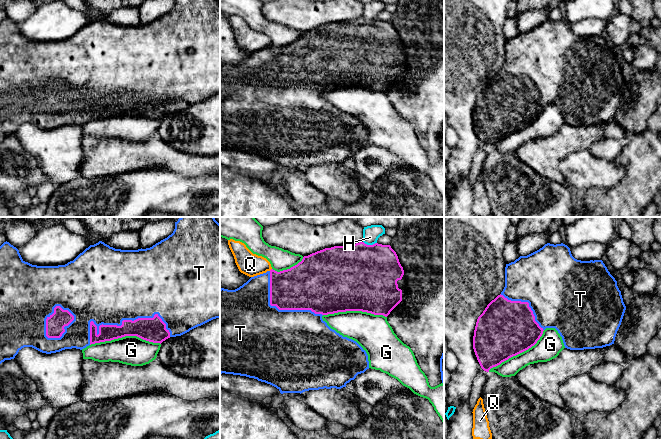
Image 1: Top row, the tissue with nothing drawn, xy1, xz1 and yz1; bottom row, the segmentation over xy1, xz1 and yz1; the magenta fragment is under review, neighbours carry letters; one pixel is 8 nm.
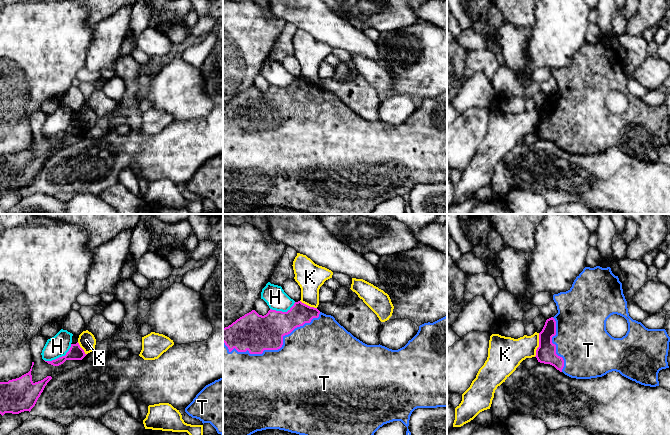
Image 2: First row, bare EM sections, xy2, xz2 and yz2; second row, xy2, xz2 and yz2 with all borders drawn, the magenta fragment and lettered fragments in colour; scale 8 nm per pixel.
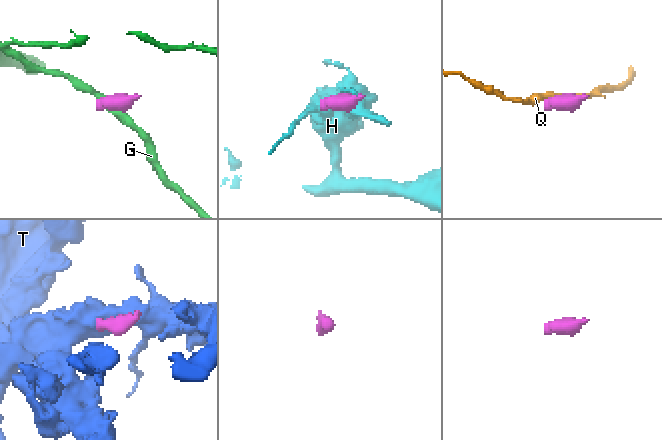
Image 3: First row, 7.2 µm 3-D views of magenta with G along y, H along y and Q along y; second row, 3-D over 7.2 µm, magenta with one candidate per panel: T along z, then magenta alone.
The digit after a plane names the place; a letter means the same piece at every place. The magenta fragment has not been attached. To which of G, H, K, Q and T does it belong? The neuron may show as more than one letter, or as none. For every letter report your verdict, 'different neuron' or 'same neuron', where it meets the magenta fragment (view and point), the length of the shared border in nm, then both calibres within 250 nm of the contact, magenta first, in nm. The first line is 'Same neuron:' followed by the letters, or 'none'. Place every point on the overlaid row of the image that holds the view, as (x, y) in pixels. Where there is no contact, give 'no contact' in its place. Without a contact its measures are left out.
Same neuron: T
G: different neuron; contact xy1 (125, 335); length 550 nm; calibres 190 and 240 nm
H: different neuron; contact xy2 (59, 357); length 260 nm; calibres 120 and 170 nm
K: different neuron; contact yz2 (539, 345); length 200 nm; calibres 160 and 240 nm
Q: different neuron; no contact
T: same neuron; contact xy1 (134, 320); length 650 nm; calibres 190 and 480 nm

